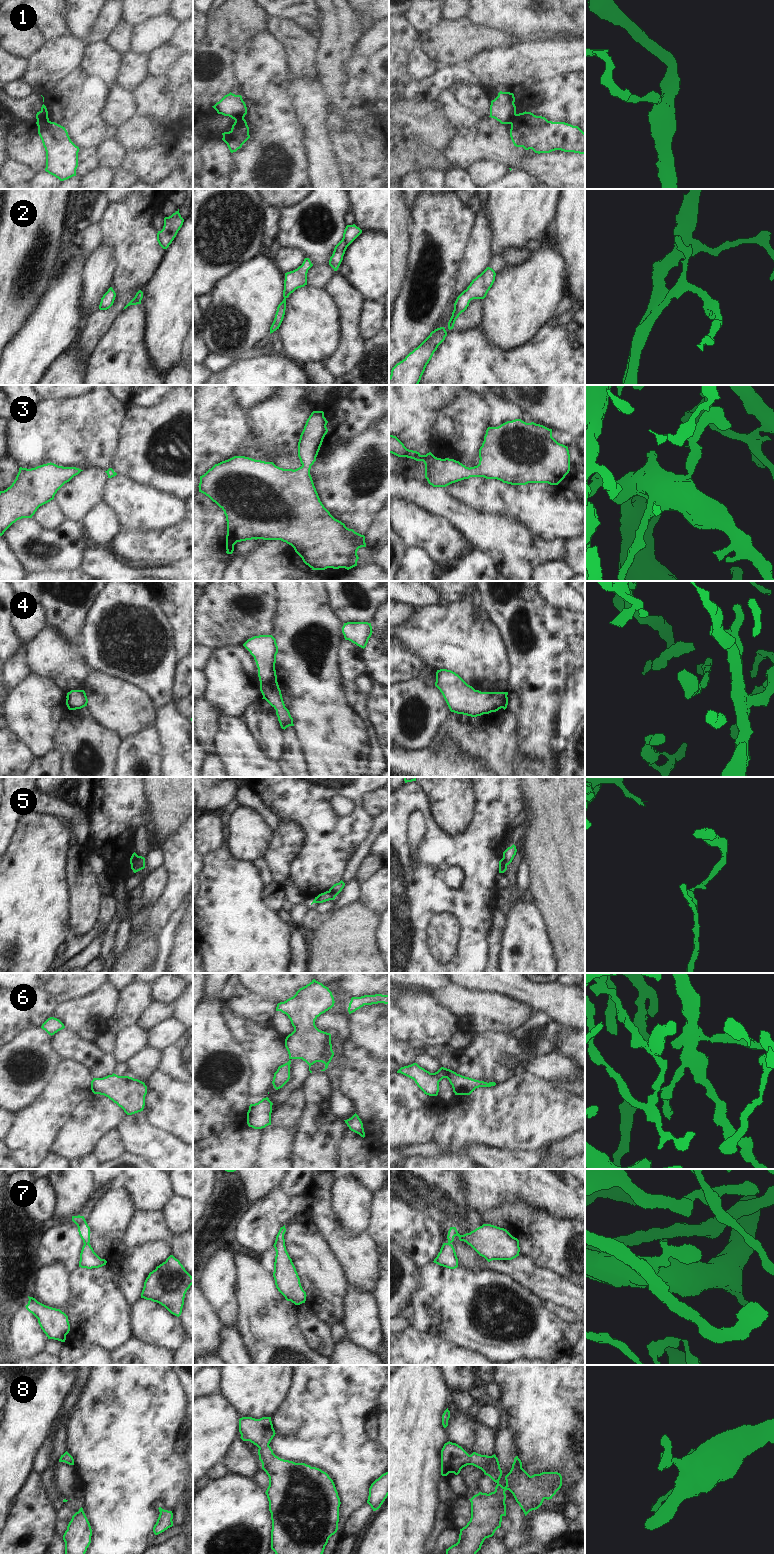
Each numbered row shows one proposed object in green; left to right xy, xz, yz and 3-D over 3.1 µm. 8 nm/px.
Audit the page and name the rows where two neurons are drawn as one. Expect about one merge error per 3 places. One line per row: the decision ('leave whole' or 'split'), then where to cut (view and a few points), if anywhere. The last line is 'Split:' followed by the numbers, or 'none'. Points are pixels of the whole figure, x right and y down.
1: split; cut xy (47, 115), (37, 121)
2: leave whole; cut none
3: leave whole; cut none
4: leave whole; cut none
5: split; cut xz (329, 890), (335, 896)
6: leave whole; cut none
7: leave whole; cut none
8: leave whole; cut none
Split: 1, 5

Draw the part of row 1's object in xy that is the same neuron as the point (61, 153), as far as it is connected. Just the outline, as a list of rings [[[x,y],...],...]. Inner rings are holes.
[[[42,117],[36,122],[46,151],[45,171],[60,181],[76,176],[79,147],[70,139],[65,127]]]

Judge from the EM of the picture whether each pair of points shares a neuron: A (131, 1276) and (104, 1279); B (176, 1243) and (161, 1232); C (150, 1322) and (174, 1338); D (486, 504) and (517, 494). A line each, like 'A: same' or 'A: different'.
A: different
B: different
C: same
D: same

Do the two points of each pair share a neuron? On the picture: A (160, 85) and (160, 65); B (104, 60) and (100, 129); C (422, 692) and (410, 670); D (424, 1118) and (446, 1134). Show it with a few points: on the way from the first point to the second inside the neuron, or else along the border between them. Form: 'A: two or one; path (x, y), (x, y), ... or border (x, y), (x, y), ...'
A: two; border (148, 75), (165, 77)
B: one; path (93, 77), (93, 112)
C: two; border (418, 677), (399, 682)
D: two; border (440, 1116), (431, 1140)

